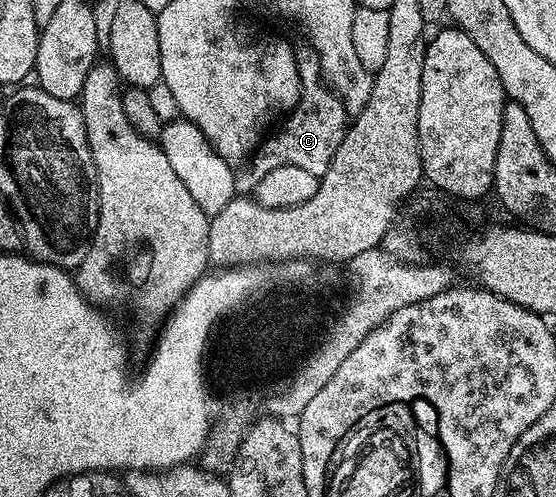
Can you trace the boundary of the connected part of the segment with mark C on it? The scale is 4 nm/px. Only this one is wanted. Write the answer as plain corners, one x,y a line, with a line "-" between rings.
303,45
302,48
299,46
294,56
302,86
298,104
285,116
284,122
277,130
267,134
259,142
248,162
234,171
234,189
239,196
249,196
266,173
271,173
272,169
281,166
296,166
305,172
322,176
332,165
332,157
336,157
336,149
340,149
340,141
344,141
346,136
348,112
338,94
322,78
320,57
309,45

